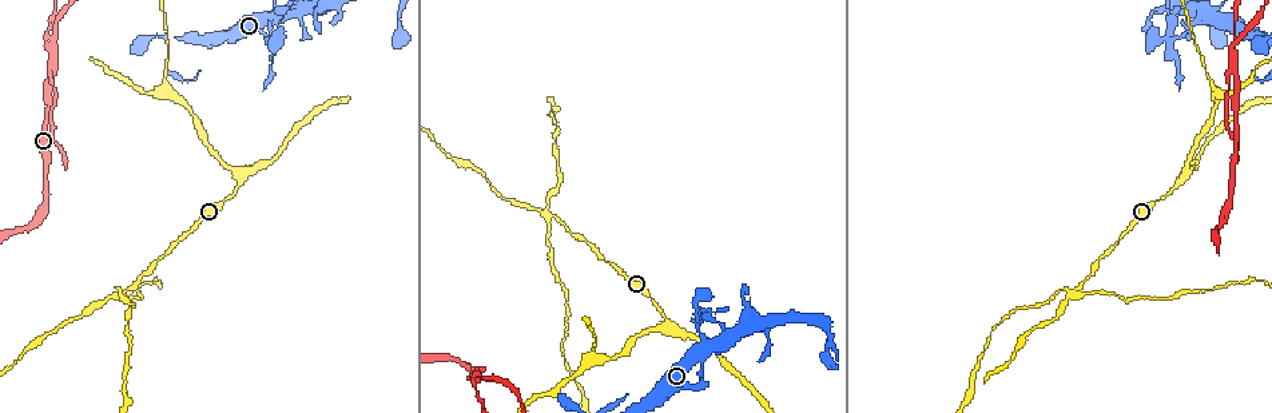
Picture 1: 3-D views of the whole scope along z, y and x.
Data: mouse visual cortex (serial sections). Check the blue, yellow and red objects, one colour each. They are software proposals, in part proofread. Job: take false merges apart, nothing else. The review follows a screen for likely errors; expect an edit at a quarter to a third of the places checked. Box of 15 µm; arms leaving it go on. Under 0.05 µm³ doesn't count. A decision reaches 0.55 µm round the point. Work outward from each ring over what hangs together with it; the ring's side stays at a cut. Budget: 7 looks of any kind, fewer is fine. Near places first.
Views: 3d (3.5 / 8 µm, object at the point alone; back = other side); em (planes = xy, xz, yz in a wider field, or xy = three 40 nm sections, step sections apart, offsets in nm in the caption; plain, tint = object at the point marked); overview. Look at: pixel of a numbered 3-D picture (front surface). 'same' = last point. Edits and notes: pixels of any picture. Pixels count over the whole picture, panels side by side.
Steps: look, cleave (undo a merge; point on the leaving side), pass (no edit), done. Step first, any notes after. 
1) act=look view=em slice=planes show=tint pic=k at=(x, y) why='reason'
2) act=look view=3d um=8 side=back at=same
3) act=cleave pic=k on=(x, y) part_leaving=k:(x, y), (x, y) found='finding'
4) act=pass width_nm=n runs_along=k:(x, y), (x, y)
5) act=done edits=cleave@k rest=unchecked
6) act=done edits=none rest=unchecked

act=look view=3d um=8 pic=1 at=(239, 177) why='abrupt turn'

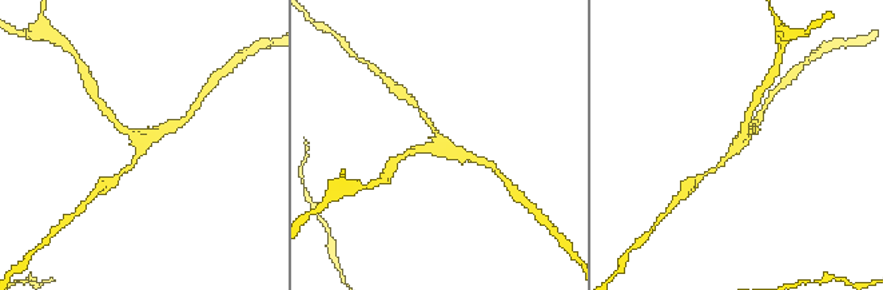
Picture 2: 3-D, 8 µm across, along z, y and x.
act=look view=em slice=xy step=1 show=tint pic=2 at=(443, 142) arms=3 arm_widths_nm=200,200,300 why='shape alone is not enough'

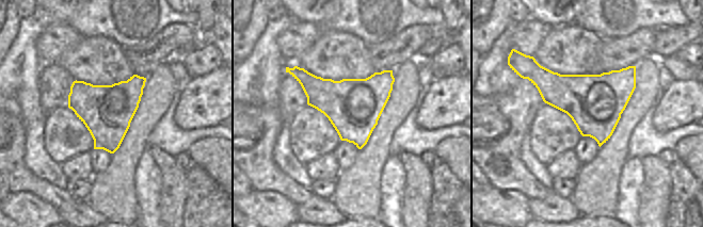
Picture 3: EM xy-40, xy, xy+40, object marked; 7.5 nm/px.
act=pass runs_along=2:(715, 169), (739, 143), (747, 118) found='one cell here'

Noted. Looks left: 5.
act=look view=3d um=8 pic=1 at=(1217, 95) why='calibre changes'

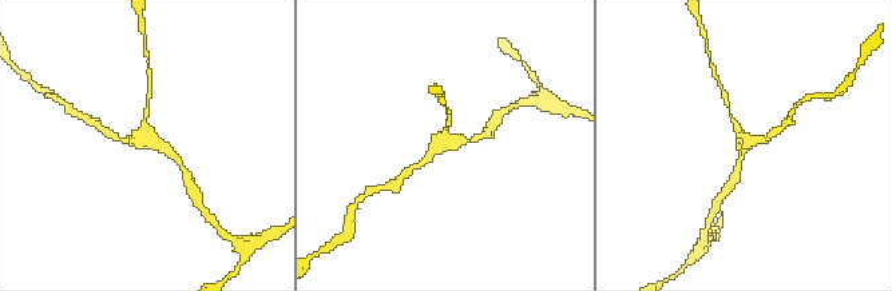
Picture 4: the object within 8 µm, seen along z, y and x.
act=look view=3d um=3.5 pic=4 at=(741, 139) why='zoom in'

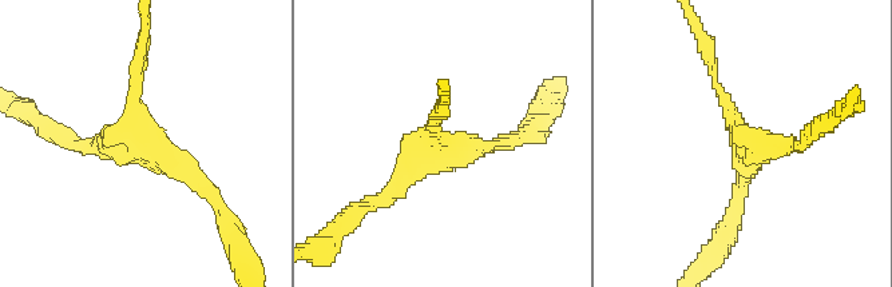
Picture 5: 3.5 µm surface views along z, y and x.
act=pass arms=3 runs_along=5:(516, 139), (447, 146), (376, 203) found='continuous, no second cell'

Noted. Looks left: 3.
act=look view=3d um=3.5 pic=1 at=(53, 71) why='four arms meet'

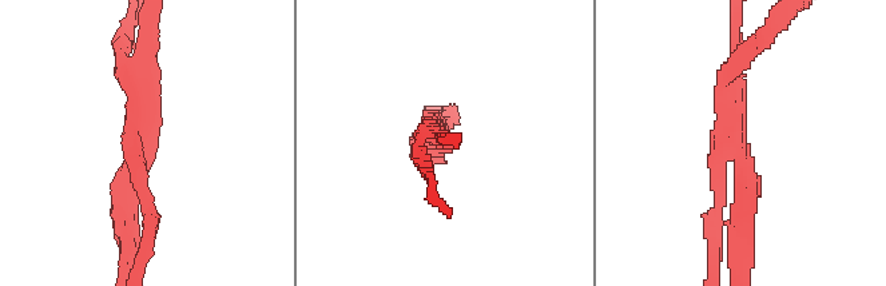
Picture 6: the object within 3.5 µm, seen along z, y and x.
act=look view=em slice=xy step=5 show=tint pic=6 at=(733, 143) arms=4 arm_widths_nm=150,200,200,300

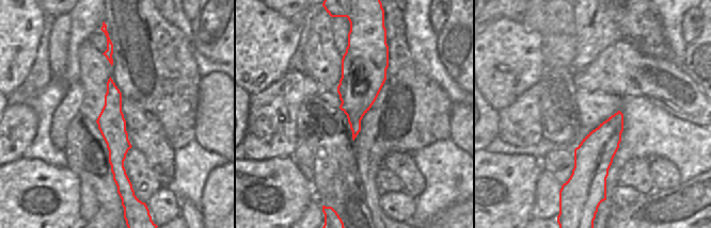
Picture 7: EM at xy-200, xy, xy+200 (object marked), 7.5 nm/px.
act=cleave pic=6 on=(722, 202) found='a second cell is stuck on'

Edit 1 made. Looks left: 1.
act=done edits=cleave@6 rest=unchecked

